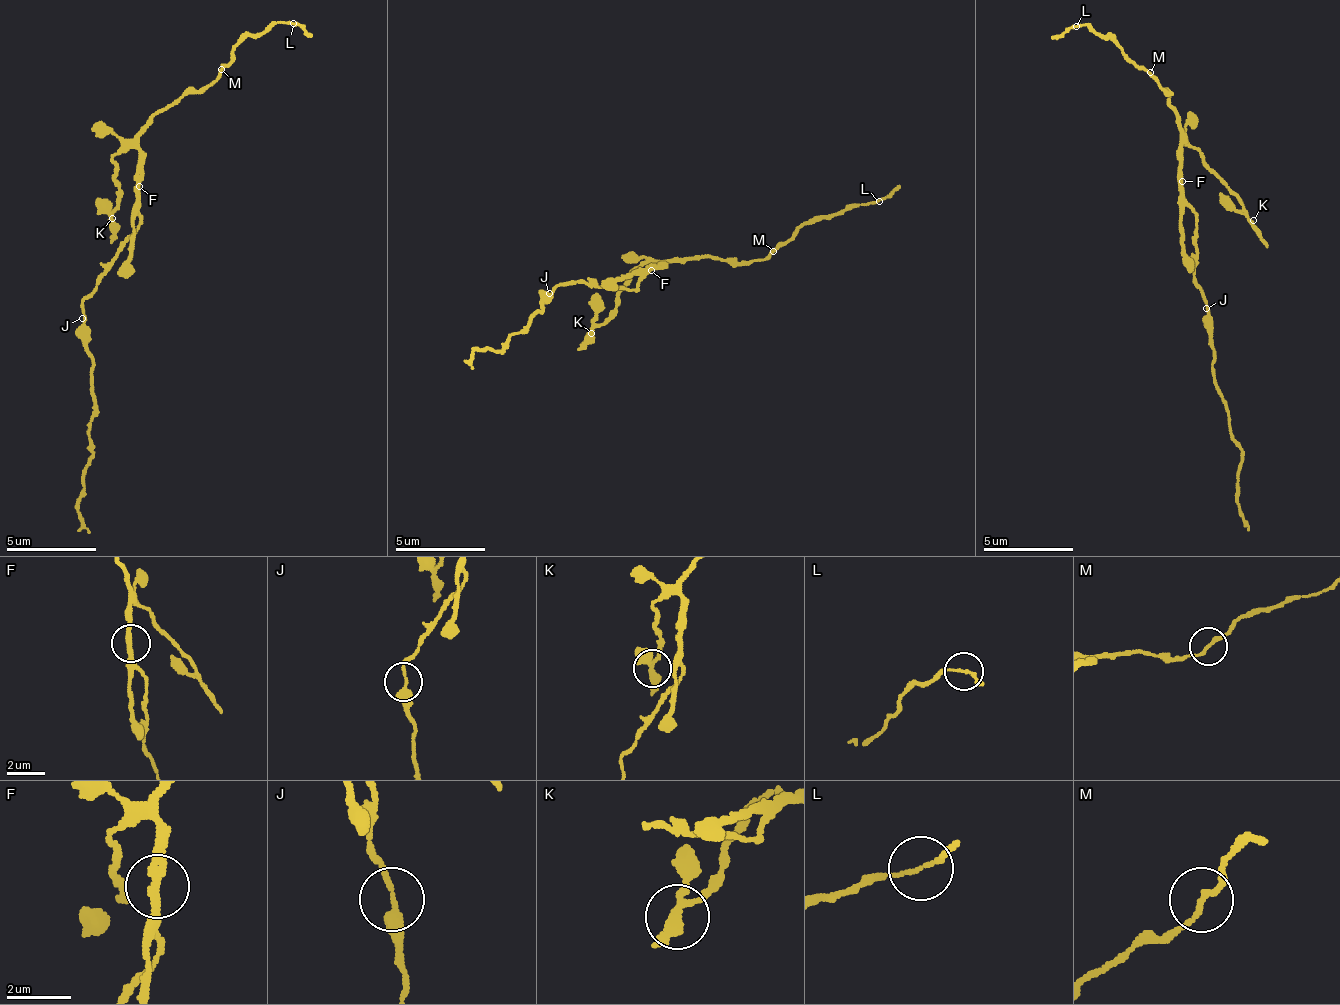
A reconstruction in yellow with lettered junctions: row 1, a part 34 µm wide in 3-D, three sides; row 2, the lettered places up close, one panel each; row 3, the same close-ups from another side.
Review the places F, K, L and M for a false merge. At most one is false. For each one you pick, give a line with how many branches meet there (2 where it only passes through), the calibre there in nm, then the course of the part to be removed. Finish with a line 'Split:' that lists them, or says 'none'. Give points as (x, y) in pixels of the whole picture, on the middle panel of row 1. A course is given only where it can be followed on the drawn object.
F: Branches: 2. Thickness 240 nm. Course of the part to remove: (652, 271), (645, 274), (634, 291), (588, 284), (553, 291), (499, 350), (472, 350), (474, 367)
Split: F

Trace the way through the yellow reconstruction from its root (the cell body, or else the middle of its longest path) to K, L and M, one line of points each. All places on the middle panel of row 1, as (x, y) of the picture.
K: (635, 290), (648, 273), (662, 266), (641, 265), (627, 276), (612, 312), (591, 333)
L: (635, 290), (648, 273), (698, 256), (717, 256), (729, 264), (753, 263), (807, 223), (879, 200)
M: (635, 290), (648, 273), (669, 263), (717, 256), (729, 264), (753, 263), (771, 253)

